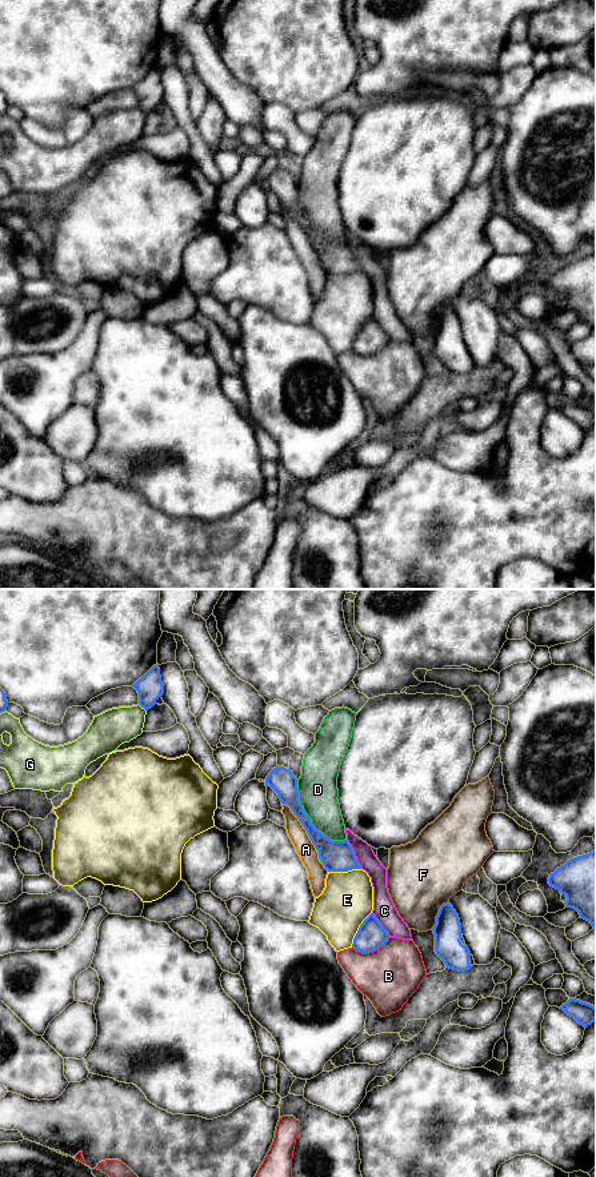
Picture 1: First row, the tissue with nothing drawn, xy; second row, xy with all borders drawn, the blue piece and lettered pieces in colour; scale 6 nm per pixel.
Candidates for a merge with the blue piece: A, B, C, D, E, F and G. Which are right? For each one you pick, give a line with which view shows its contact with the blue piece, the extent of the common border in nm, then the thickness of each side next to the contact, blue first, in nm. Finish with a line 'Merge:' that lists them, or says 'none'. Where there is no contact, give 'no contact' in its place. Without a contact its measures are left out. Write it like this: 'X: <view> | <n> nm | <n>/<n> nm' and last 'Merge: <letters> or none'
Merge: none

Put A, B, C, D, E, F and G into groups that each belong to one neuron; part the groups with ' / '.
A / B / C / D / E / F / G

